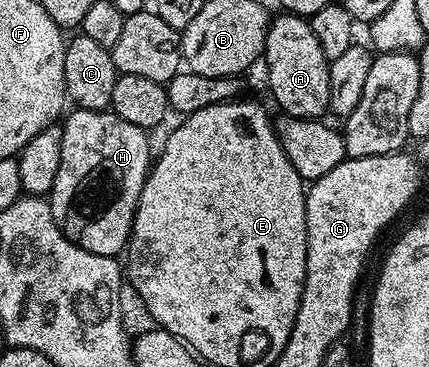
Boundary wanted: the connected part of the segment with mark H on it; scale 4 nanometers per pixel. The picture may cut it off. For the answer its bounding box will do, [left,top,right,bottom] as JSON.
[50,108,154,258]

